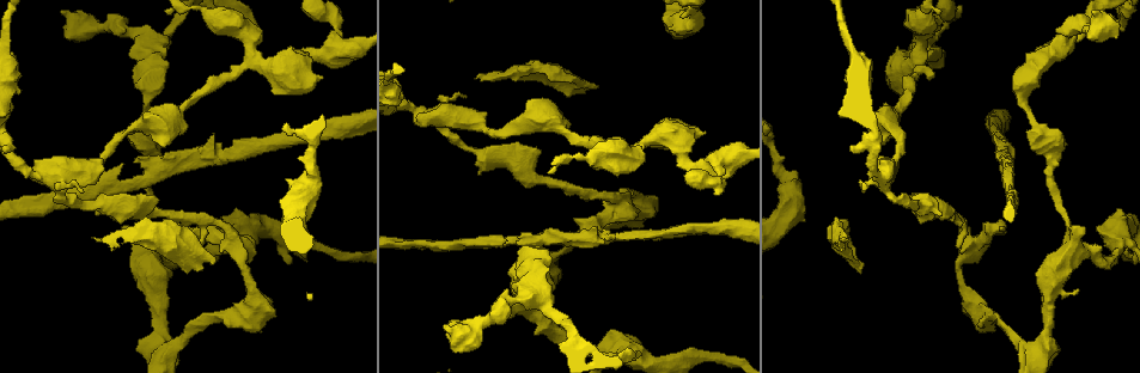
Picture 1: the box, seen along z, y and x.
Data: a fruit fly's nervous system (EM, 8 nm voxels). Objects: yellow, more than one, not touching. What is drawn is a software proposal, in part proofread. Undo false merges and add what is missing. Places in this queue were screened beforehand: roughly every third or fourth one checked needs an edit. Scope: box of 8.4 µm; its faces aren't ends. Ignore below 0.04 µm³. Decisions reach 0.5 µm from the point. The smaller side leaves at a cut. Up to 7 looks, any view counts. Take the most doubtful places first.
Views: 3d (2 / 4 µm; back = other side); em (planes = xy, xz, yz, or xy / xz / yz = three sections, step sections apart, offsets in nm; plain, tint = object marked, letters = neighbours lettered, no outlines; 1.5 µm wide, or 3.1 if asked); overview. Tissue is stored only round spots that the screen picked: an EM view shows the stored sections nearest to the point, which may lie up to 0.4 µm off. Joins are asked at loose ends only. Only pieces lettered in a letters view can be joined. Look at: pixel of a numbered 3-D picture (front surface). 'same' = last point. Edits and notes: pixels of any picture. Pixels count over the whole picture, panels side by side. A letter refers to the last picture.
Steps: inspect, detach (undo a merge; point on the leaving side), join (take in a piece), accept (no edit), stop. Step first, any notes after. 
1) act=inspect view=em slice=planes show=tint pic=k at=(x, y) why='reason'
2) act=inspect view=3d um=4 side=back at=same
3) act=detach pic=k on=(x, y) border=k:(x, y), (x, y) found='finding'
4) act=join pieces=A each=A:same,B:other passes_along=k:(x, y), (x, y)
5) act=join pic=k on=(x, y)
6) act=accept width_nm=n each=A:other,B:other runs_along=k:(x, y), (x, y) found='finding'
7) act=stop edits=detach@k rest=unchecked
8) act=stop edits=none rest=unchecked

act=inspect view=3d um=2 pic=1 at=(843, 237) why='an open end'

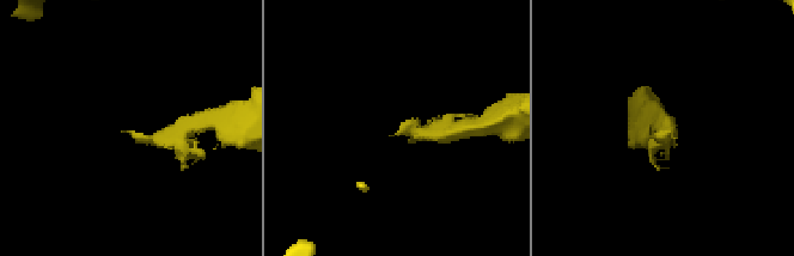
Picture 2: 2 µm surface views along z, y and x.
act=inspect view=em slice=planes show=plain pic=2 at=(660, 130) why='need the tissue'

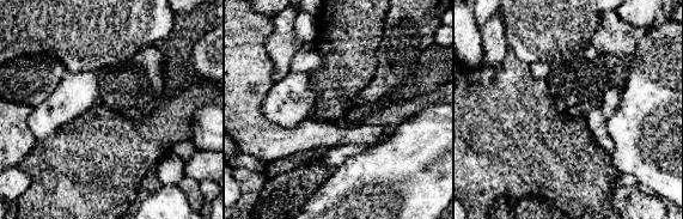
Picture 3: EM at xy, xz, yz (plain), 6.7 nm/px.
act=inspect view=em slice=planes show=letters at=same why='see the neighbours'

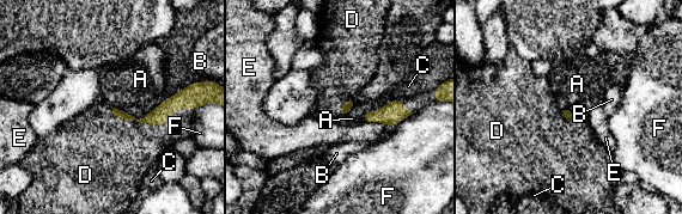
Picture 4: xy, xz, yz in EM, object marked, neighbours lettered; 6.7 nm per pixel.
act=join pieces=D longest_contact=D:550nm each=A:other,B:other,C:other,D:same,E:other,F:other found='it goes on there'

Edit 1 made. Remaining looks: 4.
act=inspect view=overview

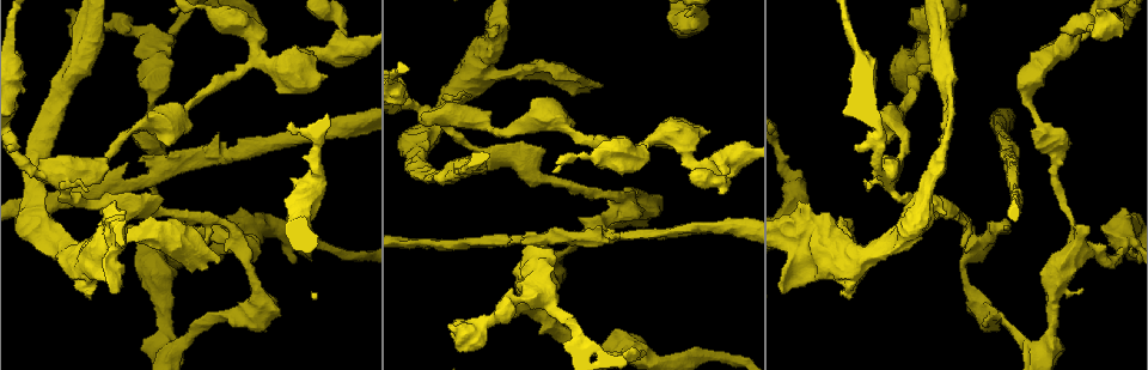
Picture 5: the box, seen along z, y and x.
act=inspect view=3d um=2 pic=5 at=(219, 134) why='branch stops here'

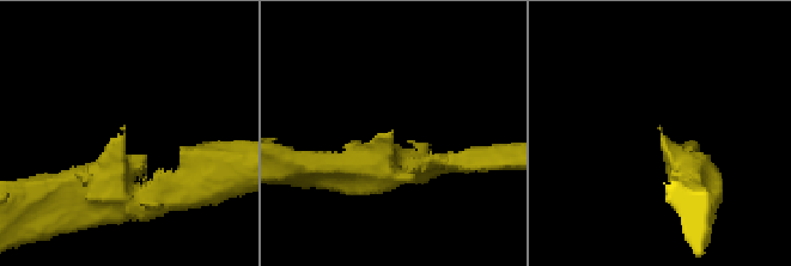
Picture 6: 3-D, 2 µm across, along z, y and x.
act=inspect view=em slice=xz step=4 show=tint pic=6 at=(658, 127)

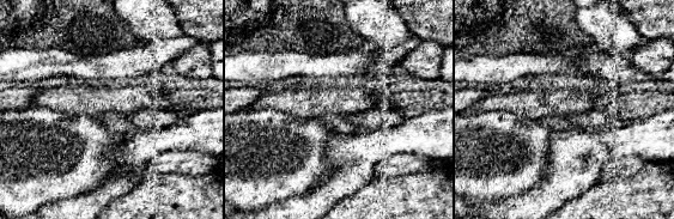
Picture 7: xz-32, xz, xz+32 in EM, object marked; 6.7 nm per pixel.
act=inspect view=em slice=planes show=letters at=same

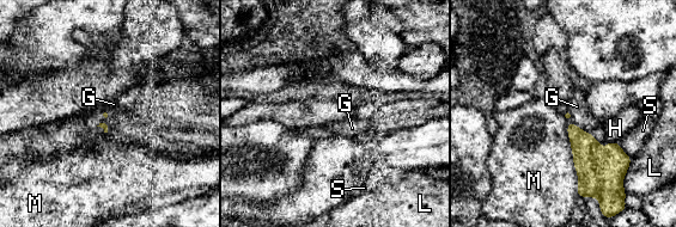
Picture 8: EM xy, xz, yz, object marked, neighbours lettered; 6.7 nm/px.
act=accept each=G:other,H:other,L:other,M:other,S:other border=8:(571, 157), (577, 175), (577, 192) found='no lettered piece goes on from it'

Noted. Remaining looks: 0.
act=stop edits=join@4 rest=unchecked

